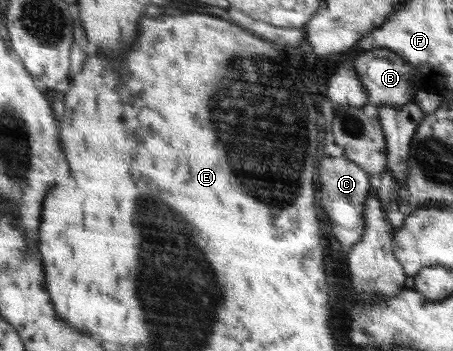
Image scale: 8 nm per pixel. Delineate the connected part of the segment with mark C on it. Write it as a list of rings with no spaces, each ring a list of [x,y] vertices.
[[[344,155],[340,157],[326,156],[320,161],[320,180],[318,181],[322,206],[332,223],[332,231],[345,249],[360,242],[366,226],[366,206],[370,178],[368,172],[360,168]]]

